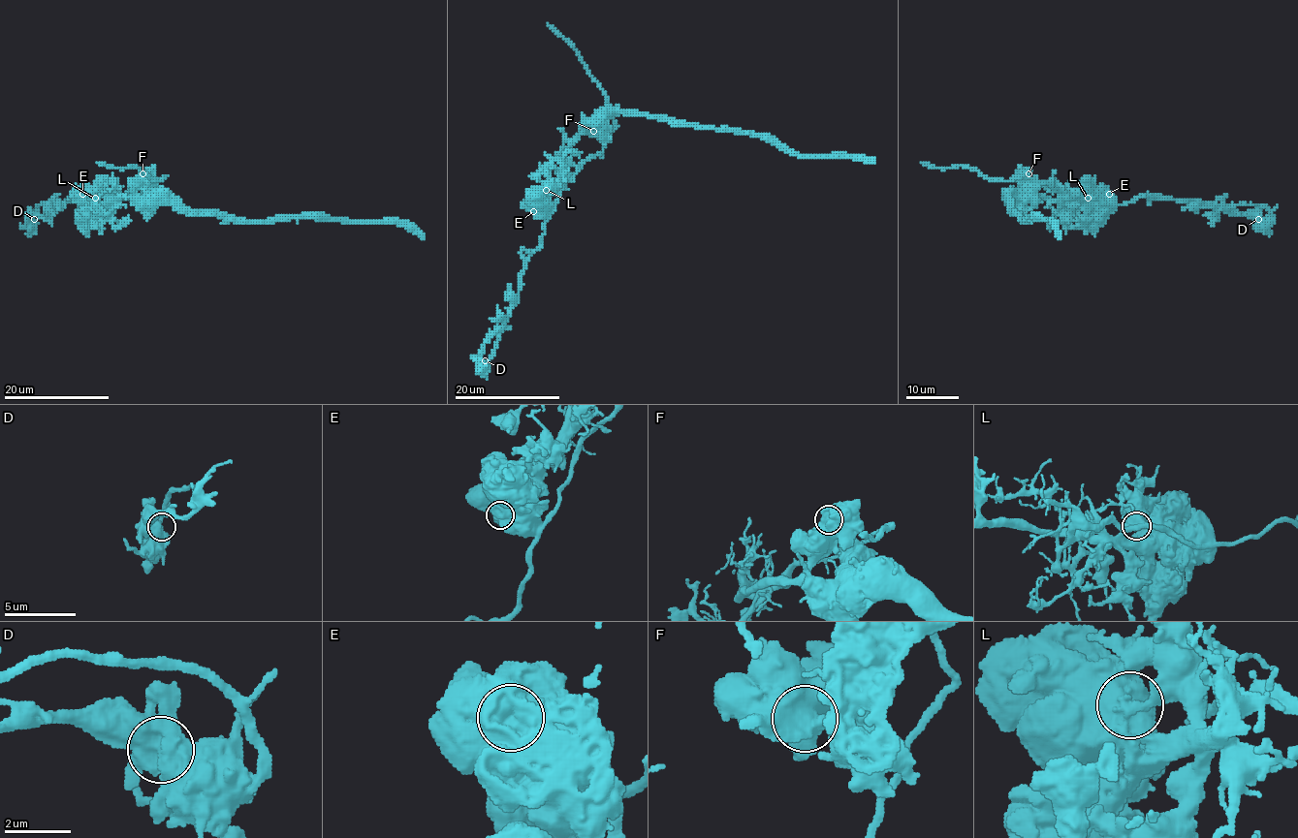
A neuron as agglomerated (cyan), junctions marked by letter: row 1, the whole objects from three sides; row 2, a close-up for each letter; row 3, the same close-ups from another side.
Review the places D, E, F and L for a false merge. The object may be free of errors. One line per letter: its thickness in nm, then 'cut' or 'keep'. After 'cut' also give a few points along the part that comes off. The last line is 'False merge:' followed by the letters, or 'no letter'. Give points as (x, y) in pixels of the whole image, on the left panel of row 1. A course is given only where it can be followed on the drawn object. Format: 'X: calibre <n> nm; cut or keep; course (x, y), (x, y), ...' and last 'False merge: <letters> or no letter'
D: calibre 600 nm; keep
E: calibre 700 nm; keep
F: calibre 480 nm; keep
L: calibre 500 nm; cut; course (95, 198), (110, 201), (134, 190), (146, 188), (165, 176), (155, 180), (134, 166), (115, 169), (96, 162)
False merge: L

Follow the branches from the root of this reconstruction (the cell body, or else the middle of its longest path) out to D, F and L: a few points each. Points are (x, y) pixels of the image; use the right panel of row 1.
D: (1016, 198), (1127, 204), (1140, 196), (1151, 200), (1157, 195), (1173, 200), (1211, 201), (1231, 214), (1258, 219)
F: (1016, 198), (1028, 184), (1028, 173)
L: (1016, 198), (1018, 195), (1047, 196), (1055, 200), (1078, 201), (1088, 198)

